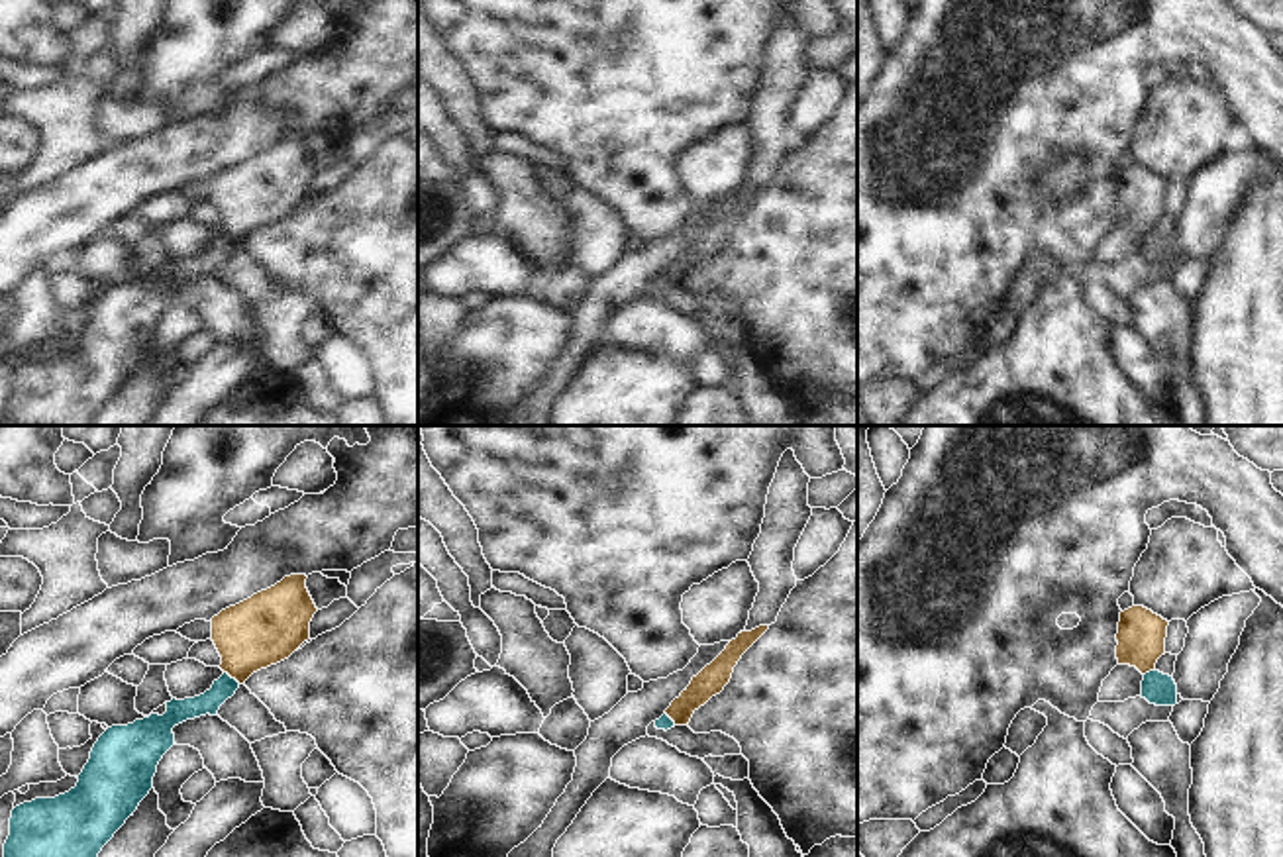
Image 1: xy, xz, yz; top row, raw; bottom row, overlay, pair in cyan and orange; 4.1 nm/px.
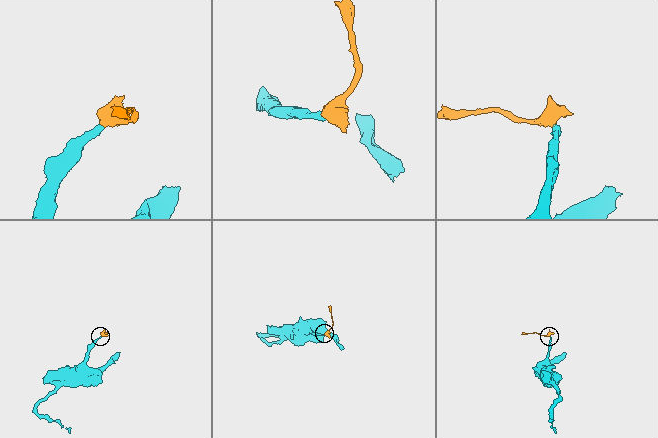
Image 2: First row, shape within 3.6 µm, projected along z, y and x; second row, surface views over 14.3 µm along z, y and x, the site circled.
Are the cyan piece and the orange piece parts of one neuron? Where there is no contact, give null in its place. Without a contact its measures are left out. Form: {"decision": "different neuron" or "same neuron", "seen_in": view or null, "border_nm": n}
{"decision": "different neuron", "seen_in": "xy", "border_nm": 90}

